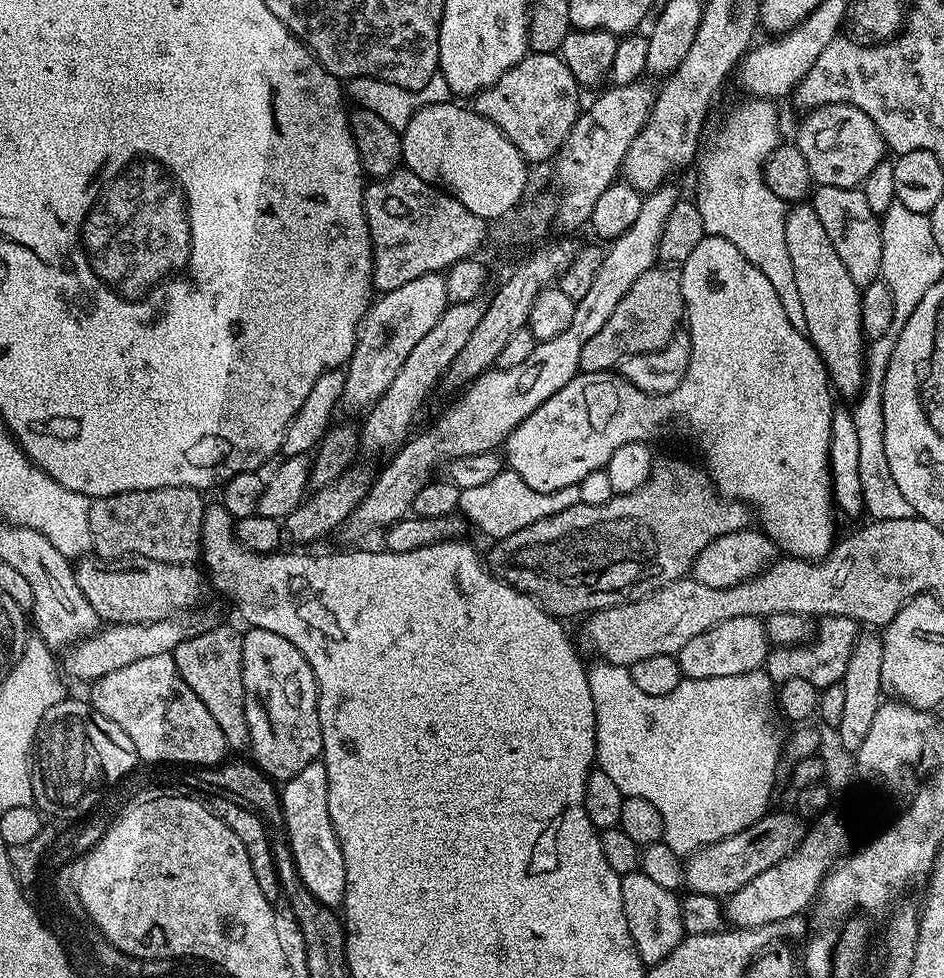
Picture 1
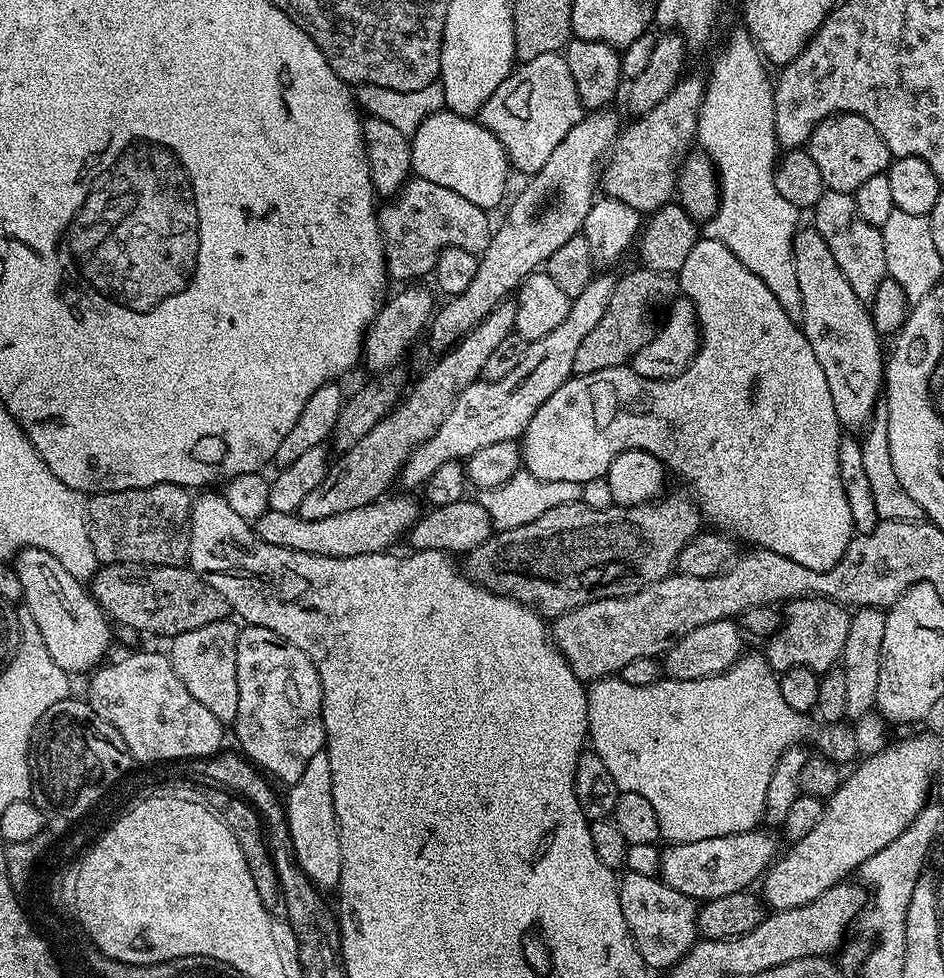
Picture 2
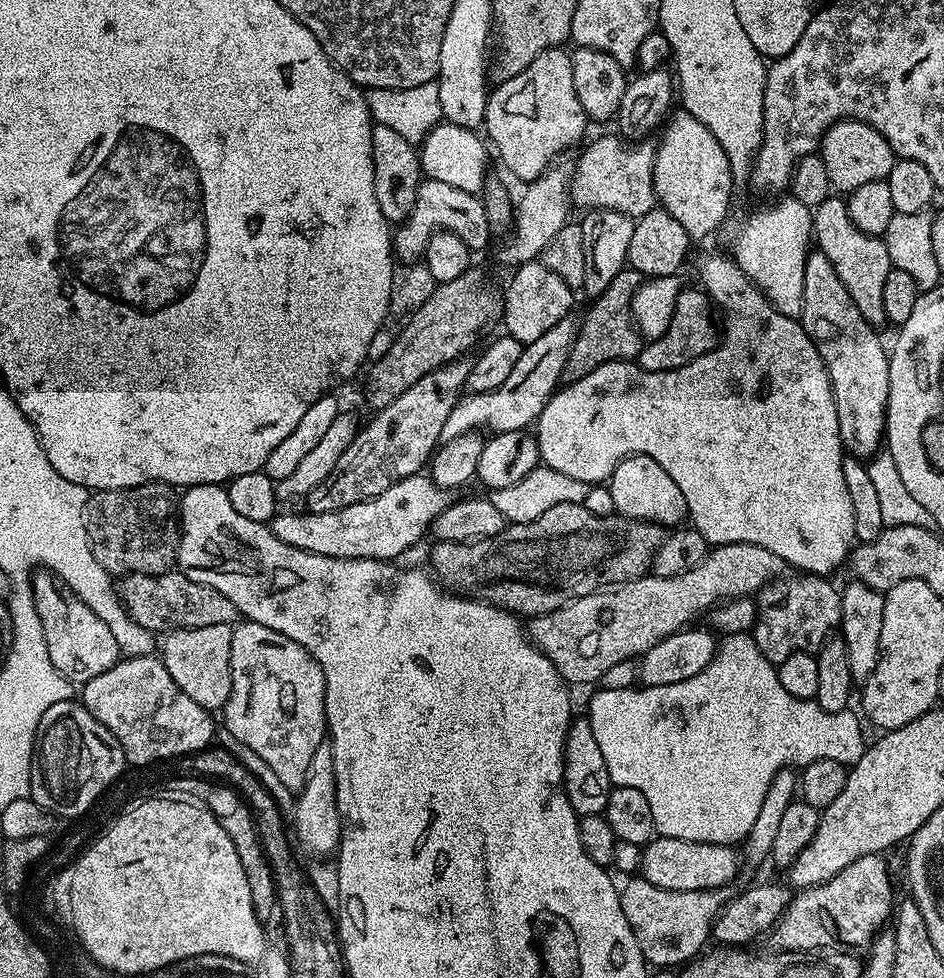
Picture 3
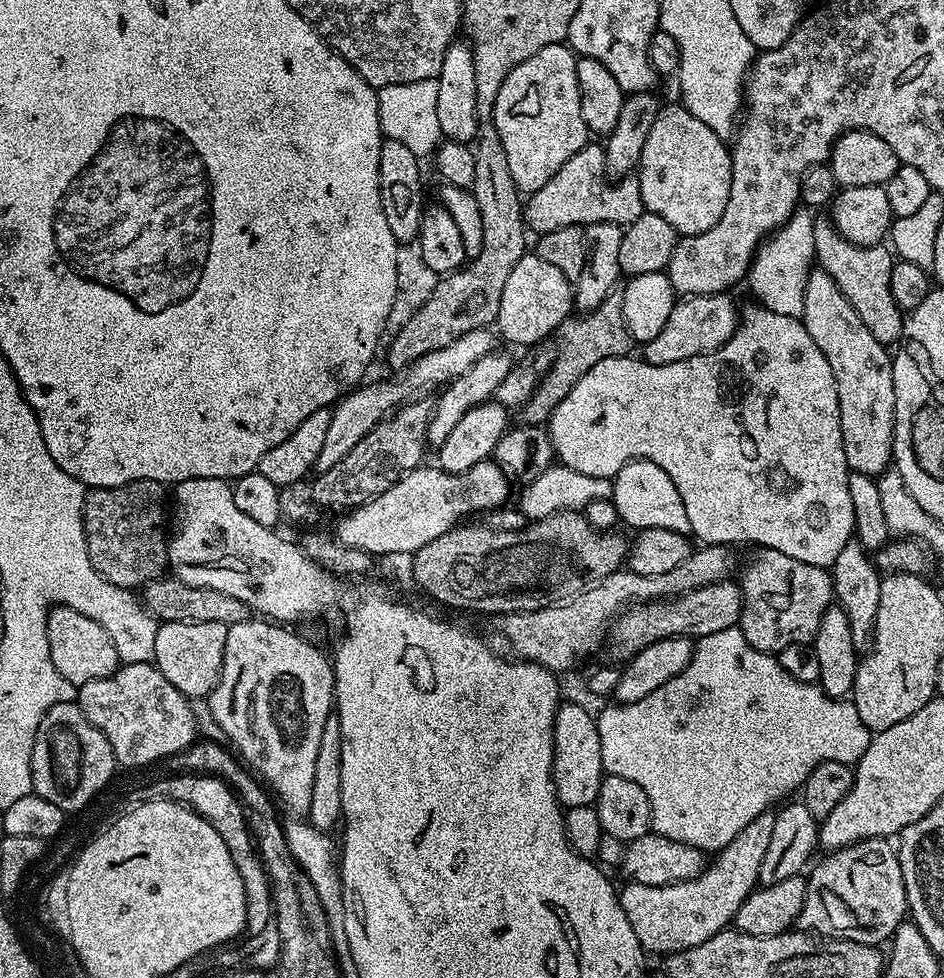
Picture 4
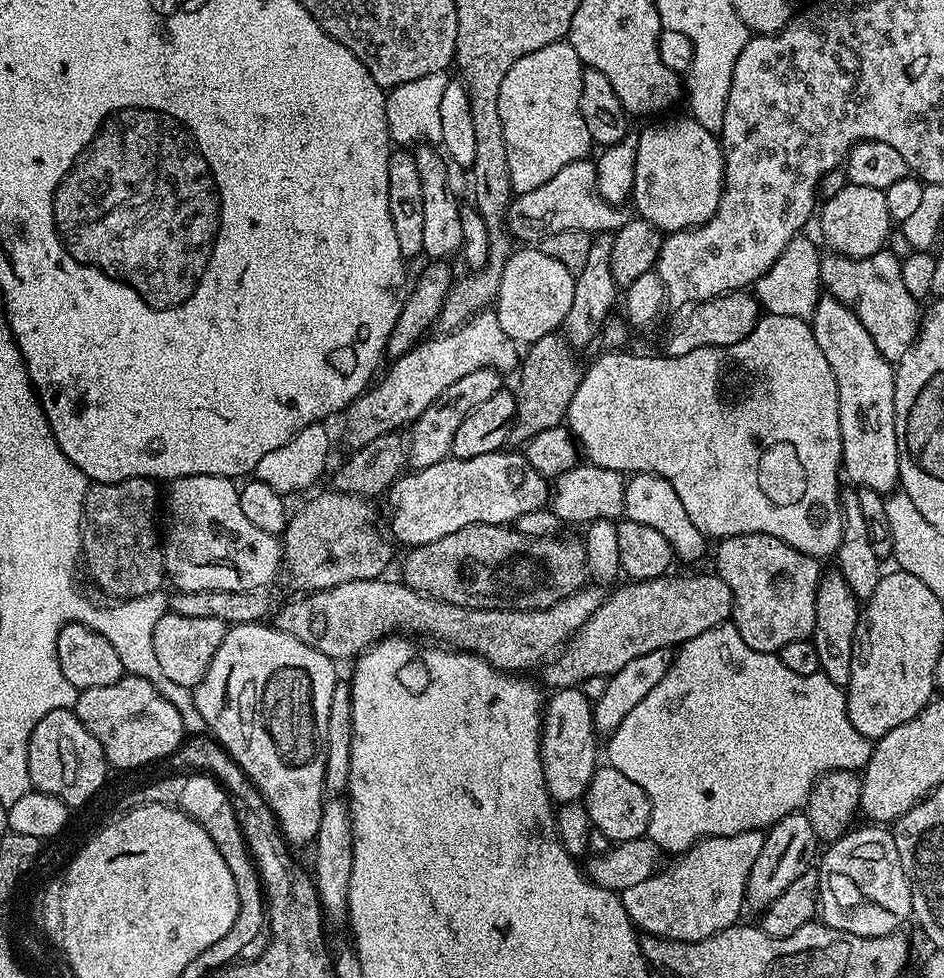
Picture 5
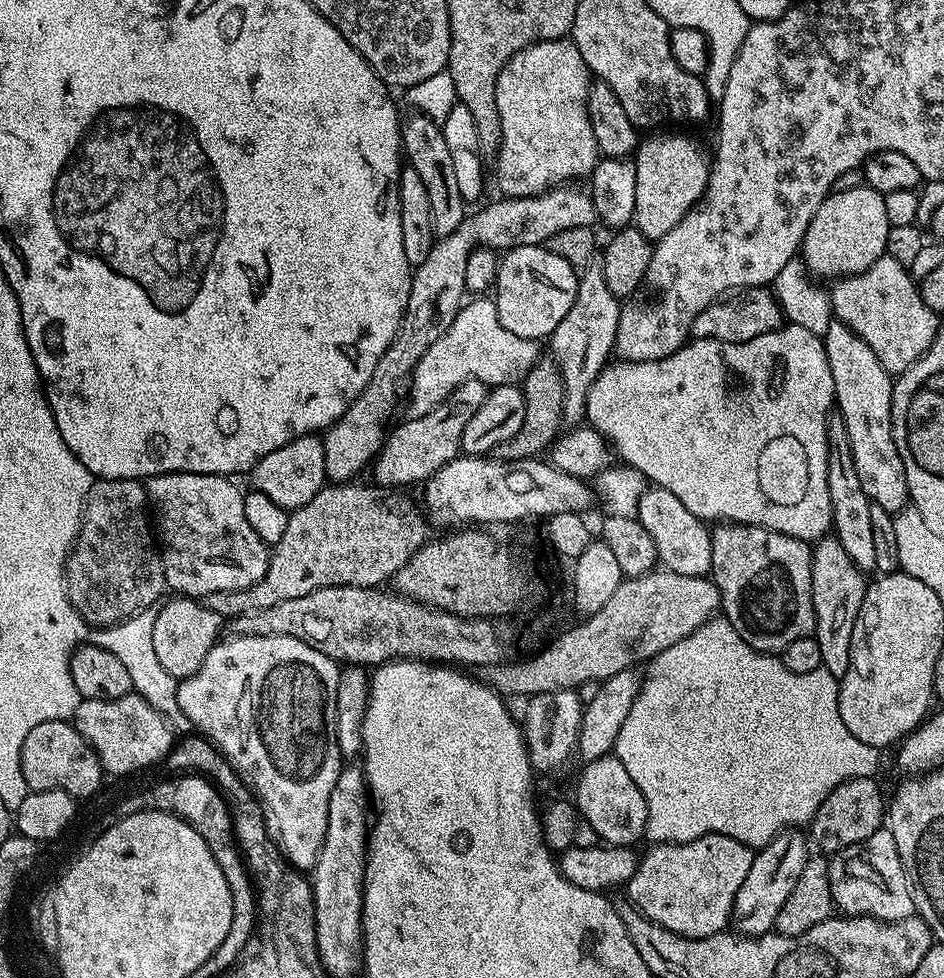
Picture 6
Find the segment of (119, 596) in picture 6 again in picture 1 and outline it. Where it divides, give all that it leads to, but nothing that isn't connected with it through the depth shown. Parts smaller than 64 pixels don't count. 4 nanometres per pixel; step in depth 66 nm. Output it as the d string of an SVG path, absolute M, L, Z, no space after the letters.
M170 486L169 488L155 488L154 490L130 490L122 494L110 494L109 496L97 496L92 500L90 506L90 538L92 539L92 552L101 556L103 560L118 560L130 556L141 556L158 562L170 562L171 564L195 565L201 559L202 549L200 546L200 535L202 534L202 522L204 521L204 510L206 501L203 500L201 489L183 488L182 486Z

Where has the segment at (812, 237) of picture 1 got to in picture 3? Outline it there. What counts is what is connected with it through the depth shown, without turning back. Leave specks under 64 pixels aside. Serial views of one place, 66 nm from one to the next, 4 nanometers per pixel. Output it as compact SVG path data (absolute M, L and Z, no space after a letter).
M818 250L809 251L802 270L802 314L799 321L806 334L816 341L822 362L834 390L834 406L838 410L838 434L847 455L871 458L881 451L888 427L888 395L890 394L889 349L884 348L877 329L862 318L854 298L834 274L830 258Z

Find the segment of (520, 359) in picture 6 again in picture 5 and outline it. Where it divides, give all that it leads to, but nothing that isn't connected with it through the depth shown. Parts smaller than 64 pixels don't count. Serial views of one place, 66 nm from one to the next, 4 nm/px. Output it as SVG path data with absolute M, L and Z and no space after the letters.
M485 310L476 316L470 317L466 324L461 328L454 328L445 331L444 336L436 336L433 340L429 338L421 339L415 348L411 348L402 356L397 356L391 361L392 369L385 374L384 380L377 379L372 387L369 387L353 404L348 405L342 413L344 419L344 440L348 444L352 444L353 449L366 446L370 442L374 442L374 438L386 436L395 433L396 428L407 425L409 422L418 419L434 401L447 390L449 386L454 386L454 382L458 382L458 378L466 378L466 374L474 374L474 370L479 368L494 368L501 374L507 374L508 371L517 367L518 361L521 359L522 352L515 340L512 340L506 334L506 330L502 330L502 326L498 326L498 318L495 311Z

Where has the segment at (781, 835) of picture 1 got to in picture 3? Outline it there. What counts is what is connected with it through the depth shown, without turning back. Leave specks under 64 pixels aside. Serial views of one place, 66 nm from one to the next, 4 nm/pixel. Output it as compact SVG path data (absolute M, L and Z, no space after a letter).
M657 835L643 845L643 849L639 875L662 890L724 890L739 874L742 865L741 853L730 844L686 842L682 838Z

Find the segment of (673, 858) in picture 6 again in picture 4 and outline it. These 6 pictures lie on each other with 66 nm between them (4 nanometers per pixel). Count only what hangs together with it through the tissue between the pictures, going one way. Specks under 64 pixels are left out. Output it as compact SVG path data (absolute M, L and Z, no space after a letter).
M772 810L758 814L746 830L711 857L704 871L693 880L666 886L625 883L624 888L619 889L622 910L626 910L626 918L630 918L630 927L645 953L671 954L681 948L698 946L735 921L738 906L742 906L760 884L762 858L766 858L766 849L770 847L775 817L776 812Z

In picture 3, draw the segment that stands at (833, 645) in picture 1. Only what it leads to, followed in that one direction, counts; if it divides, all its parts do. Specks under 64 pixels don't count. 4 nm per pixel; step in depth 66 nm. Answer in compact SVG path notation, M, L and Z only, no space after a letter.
M785 574L760 589L756 627L750 635L768 661L778 665L795 652L815 653L839 629L842 618L840 592L832 582L823 576Z

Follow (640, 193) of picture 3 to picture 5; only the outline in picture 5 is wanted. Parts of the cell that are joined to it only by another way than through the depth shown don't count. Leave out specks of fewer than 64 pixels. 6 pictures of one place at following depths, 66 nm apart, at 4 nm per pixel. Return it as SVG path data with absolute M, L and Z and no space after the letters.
M585 158L562 166L550 182L542 182L542 186L534 190L519 193L508 207L506 223L509 233L517 241L532 246L542 238L550 238L550 234L562 234L562 230L614 234L630 219L629 213L624 211L623 207L606 202L606 198L598 194L595 163Z

